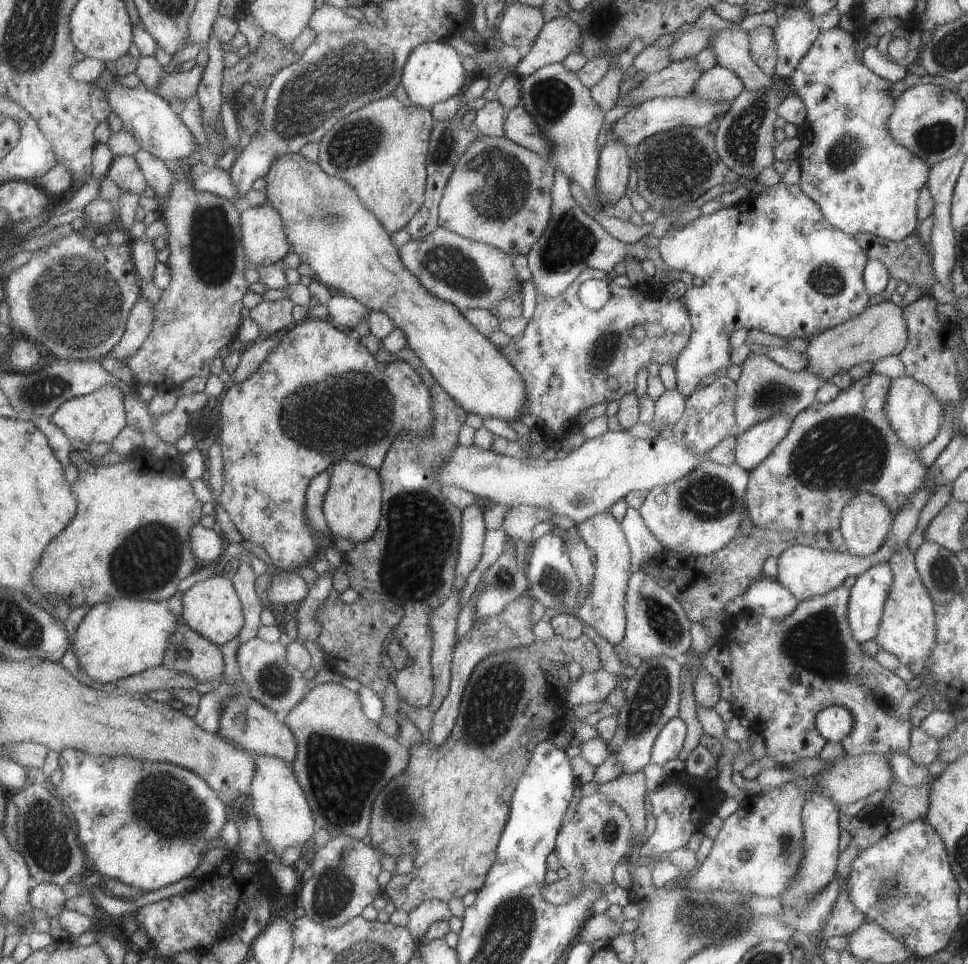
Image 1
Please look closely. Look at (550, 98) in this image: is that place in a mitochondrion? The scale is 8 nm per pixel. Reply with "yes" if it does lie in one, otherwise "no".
yes

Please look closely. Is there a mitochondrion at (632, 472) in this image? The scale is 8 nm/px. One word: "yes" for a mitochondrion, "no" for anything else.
no

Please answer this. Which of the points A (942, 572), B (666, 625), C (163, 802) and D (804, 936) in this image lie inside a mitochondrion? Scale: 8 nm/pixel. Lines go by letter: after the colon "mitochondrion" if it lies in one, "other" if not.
A: mitochondrion
B: mitochondrion
C: mitochondrion
D: other

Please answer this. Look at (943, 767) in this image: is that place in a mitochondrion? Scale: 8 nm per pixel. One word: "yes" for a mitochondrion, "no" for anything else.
no

